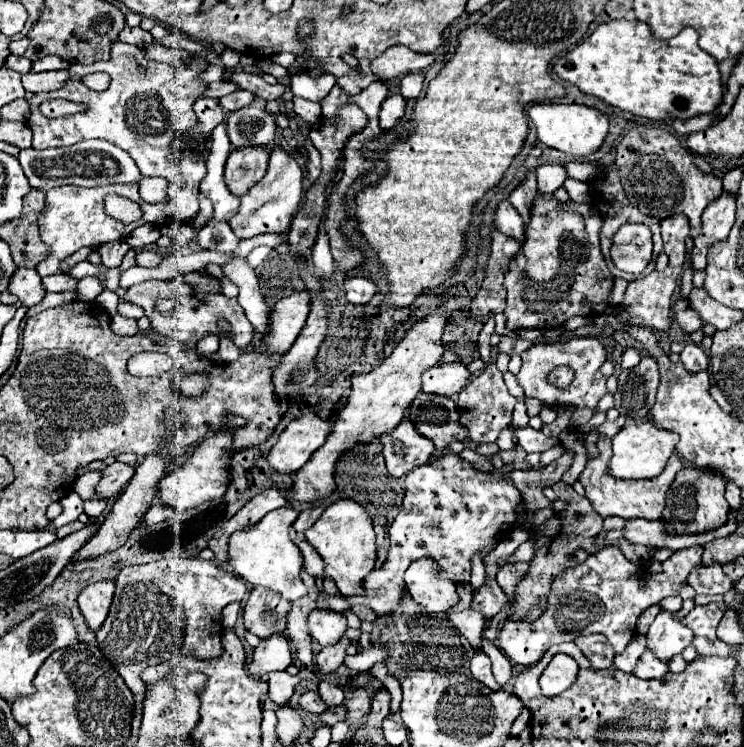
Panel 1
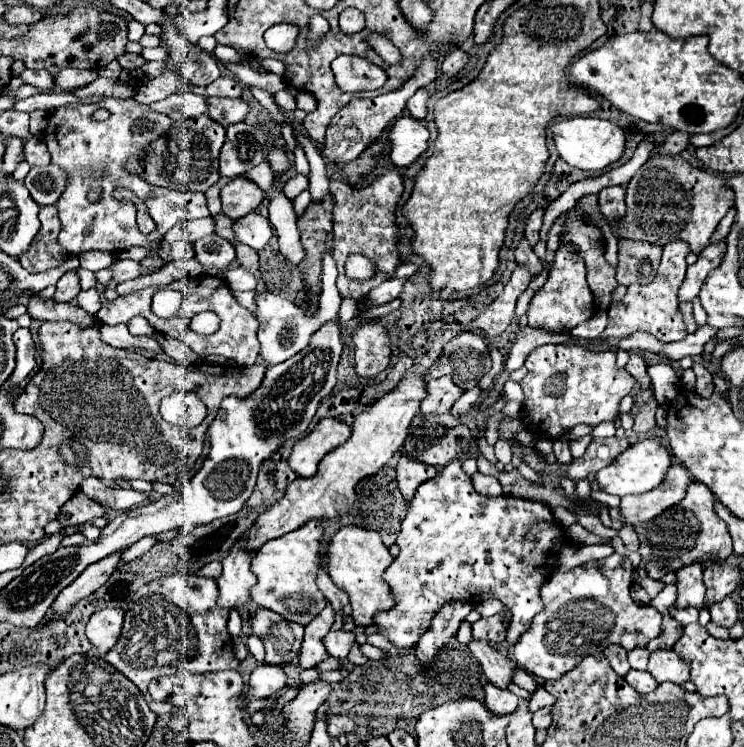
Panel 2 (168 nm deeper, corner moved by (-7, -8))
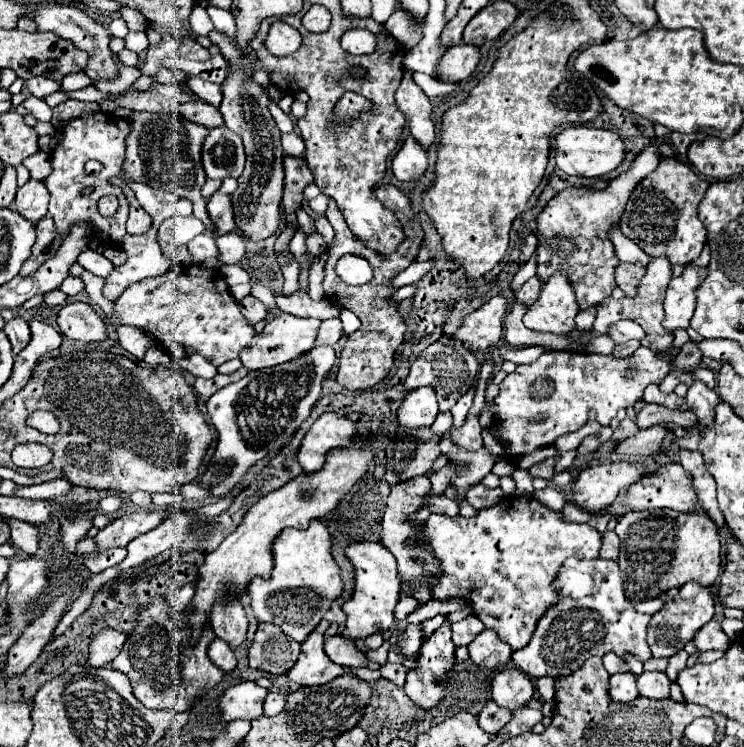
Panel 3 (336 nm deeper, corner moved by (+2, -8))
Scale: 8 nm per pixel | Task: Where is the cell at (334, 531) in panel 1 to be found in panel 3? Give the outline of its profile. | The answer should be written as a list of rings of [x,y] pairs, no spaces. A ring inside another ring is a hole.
[[[364,540],[364,542],[352,542],[344,550],[344,554],[354,568],[354,592],[350,600],[342,604],[342,610],[348,616],[342,634],[350,640],[356,640],[368,634],[388,630],[394,622],[394,606],[398,602],[398,592],[400,592],[400,576],[392,552],[388,552],[388,548],[384,548],[384,544],[380,542]]]

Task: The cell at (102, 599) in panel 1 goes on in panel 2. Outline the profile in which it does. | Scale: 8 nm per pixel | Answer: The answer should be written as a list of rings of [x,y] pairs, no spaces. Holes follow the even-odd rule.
[[[105,608],[95,612],[87,624],[87,638],[105,656],[119,640],[123,628],[123,610],[119,608]]]

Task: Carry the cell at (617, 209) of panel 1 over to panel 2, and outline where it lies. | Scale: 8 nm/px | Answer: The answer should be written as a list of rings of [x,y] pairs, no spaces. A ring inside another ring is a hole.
[[[619,240],[619,264],[617,264],[617,282],[623,286],[631,286],[635,282],[647,284],[657,274],[657,266],[661,260],[661,248],[653,244],[645,244],[639,240]],[[643,260],[649,260],[651,274],[643,276],[639,266]]]

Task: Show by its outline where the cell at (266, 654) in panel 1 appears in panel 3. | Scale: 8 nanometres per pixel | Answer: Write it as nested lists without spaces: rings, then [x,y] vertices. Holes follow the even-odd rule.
[[[244,680],[240,684],[230,686],[220,698],[222,720],[232,722],[236,718],[254,720],[262,714],[262,704],[268,690],[260,688],[254,680]]]

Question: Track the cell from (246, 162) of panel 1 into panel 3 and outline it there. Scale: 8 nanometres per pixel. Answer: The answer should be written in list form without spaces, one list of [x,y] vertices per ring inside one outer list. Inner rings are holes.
[[[216,192],[208,200],[208,214],[216,226],[214,236],[222,236],[222,234],[230,232],[232,228],[236,228],[234,216],[232,216],[232,196],[228,196],[224,192]]]

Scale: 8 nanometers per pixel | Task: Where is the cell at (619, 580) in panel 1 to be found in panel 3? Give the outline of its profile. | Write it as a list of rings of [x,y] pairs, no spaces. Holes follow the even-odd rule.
[[[570,558],[560,566],[554,588],[560,596],[560,604],[544,612],[528,646],[512,654],[518,670],[530,678],[560,678],[578,670],[588,656],[604,656],[606,652],[624,656],[630,652],[642,662],[652,656],[646,640],[650,616],[638,614],[626,600],[624,582],[620,580],[620,564],[616,560]]]

